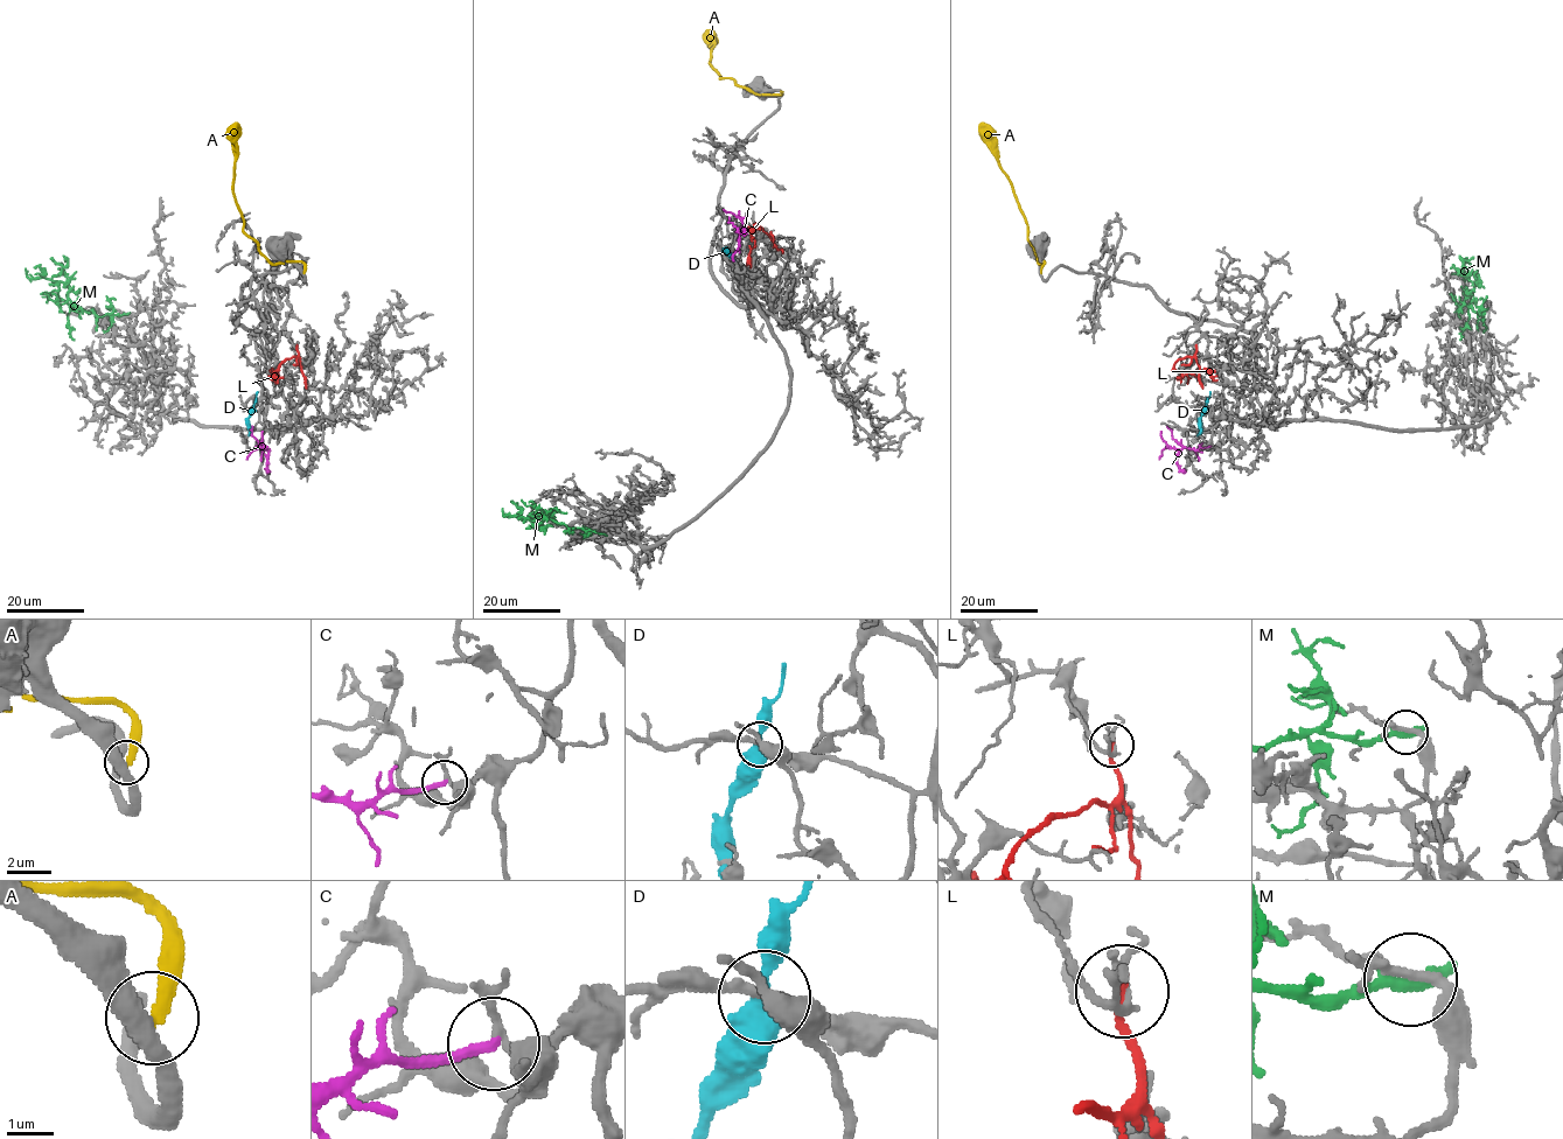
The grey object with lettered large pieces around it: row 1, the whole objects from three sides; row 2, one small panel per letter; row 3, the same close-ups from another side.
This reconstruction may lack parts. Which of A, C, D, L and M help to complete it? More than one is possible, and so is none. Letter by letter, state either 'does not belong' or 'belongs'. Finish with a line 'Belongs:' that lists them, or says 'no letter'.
A: does not belong
C: belongs
D: does not belong
L: does not belong
M: does not belong
Belongs: C

